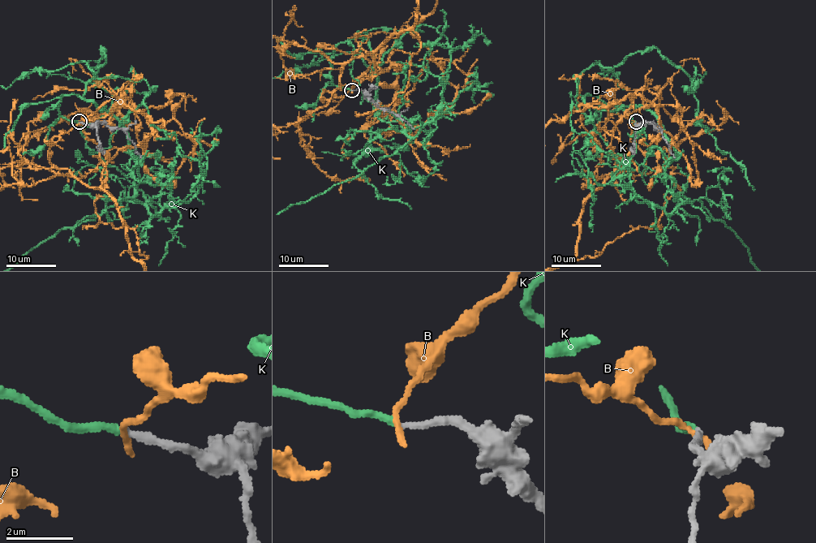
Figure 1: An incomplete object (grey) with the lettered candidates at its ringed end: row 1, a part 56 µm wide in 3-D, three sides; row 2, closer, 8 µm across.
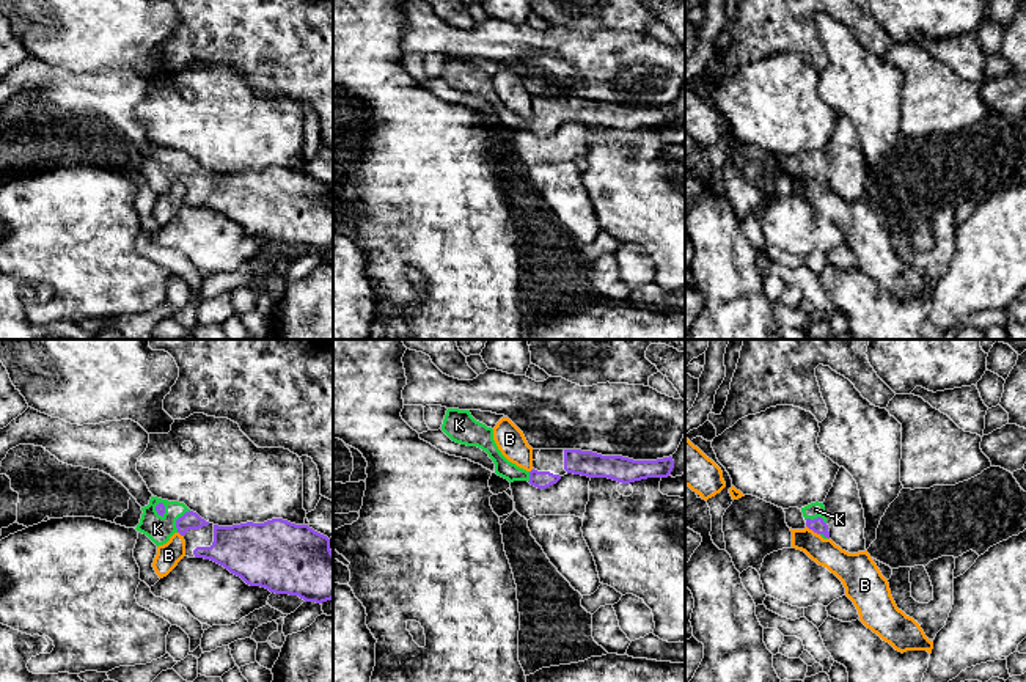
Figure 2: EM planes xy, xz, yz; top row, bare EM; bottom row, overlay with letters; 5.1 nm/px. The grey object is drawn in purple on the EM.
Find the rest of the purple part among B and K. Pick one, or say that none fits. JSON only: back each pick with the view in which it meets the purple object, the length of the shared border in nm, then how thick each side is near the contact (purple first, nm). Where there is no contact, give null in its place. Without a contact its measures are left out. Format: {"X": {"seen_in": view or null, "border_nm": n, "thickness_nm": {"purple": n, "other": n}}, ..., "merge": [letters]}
{"K": {"seen_in": "xy", "border_nm": 140, "thickness_nm": {"purple": 100, "other": 140}}, "merge": ["K"]}

